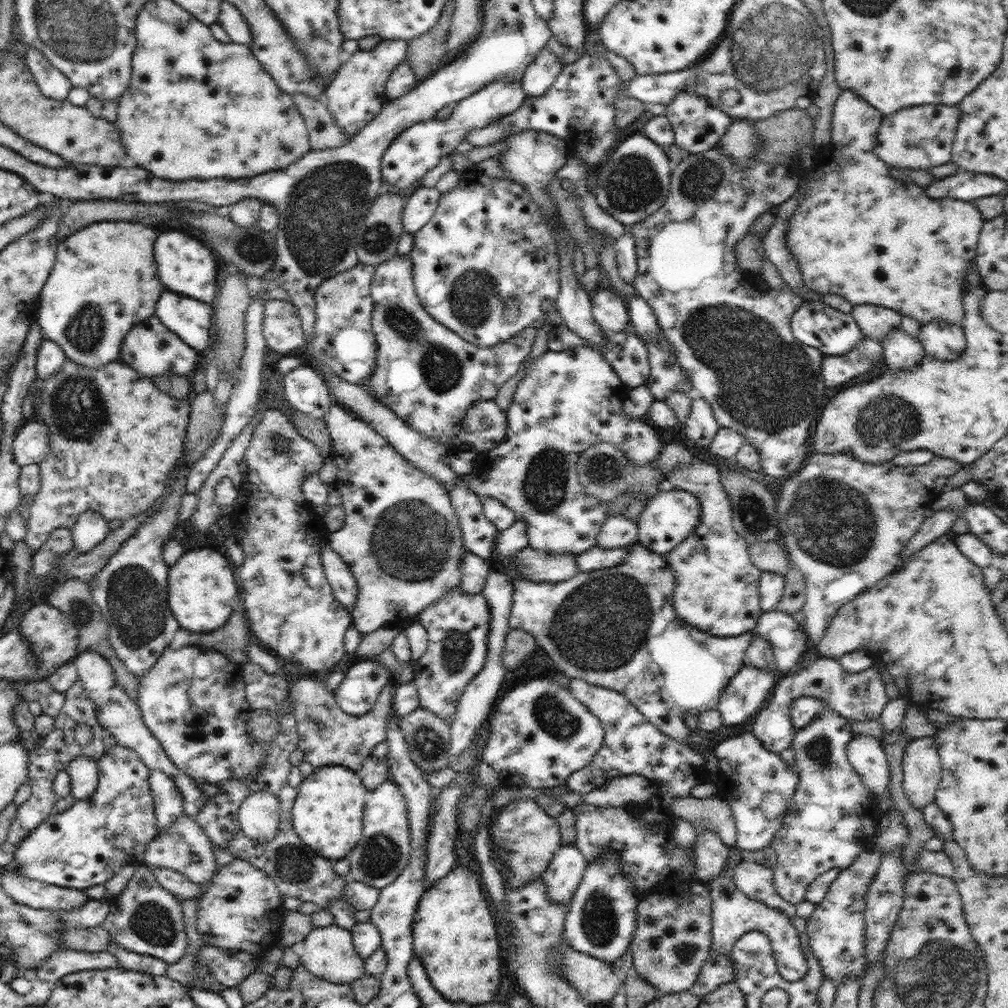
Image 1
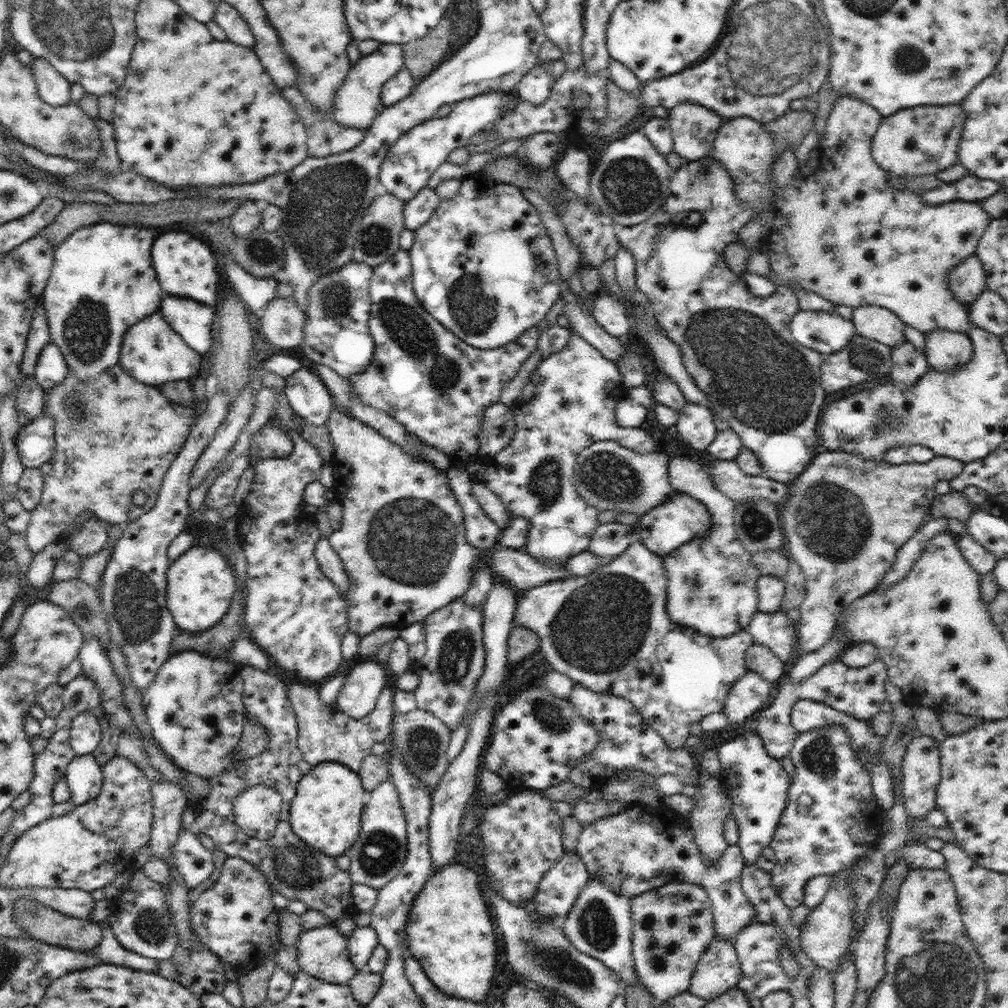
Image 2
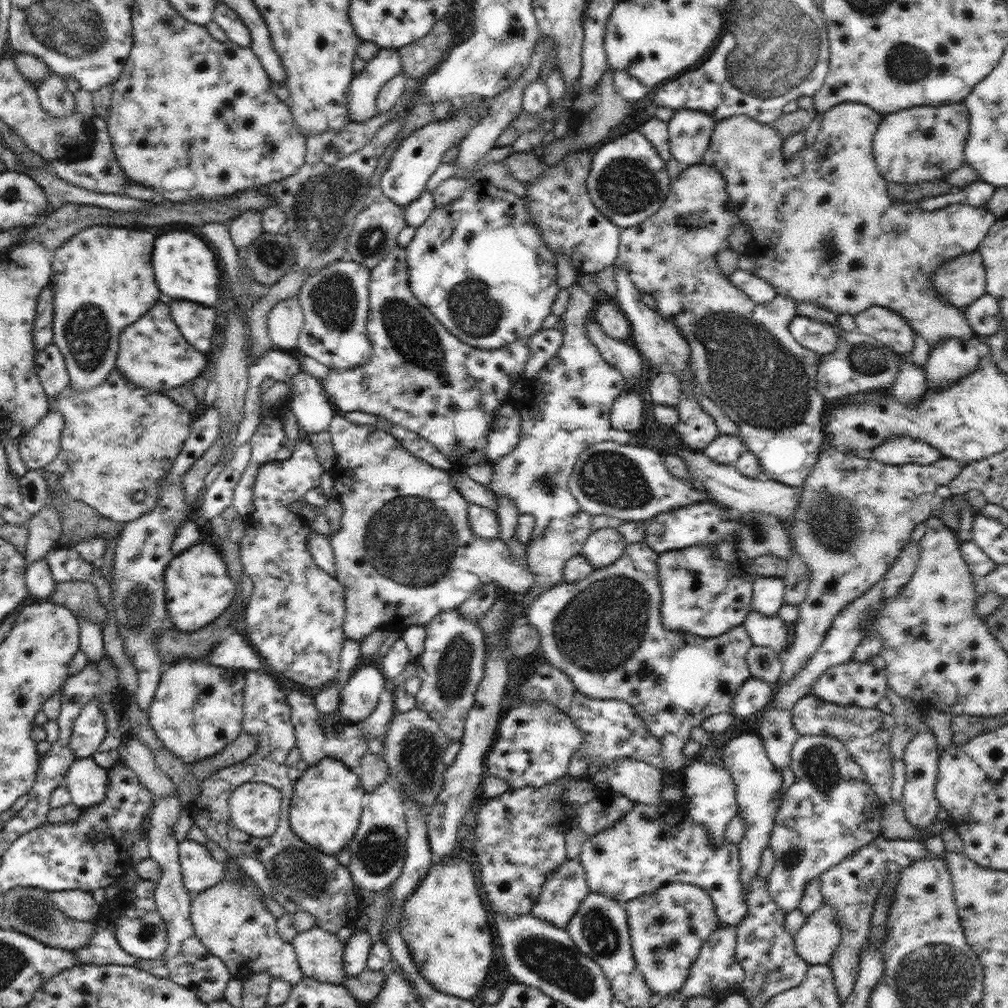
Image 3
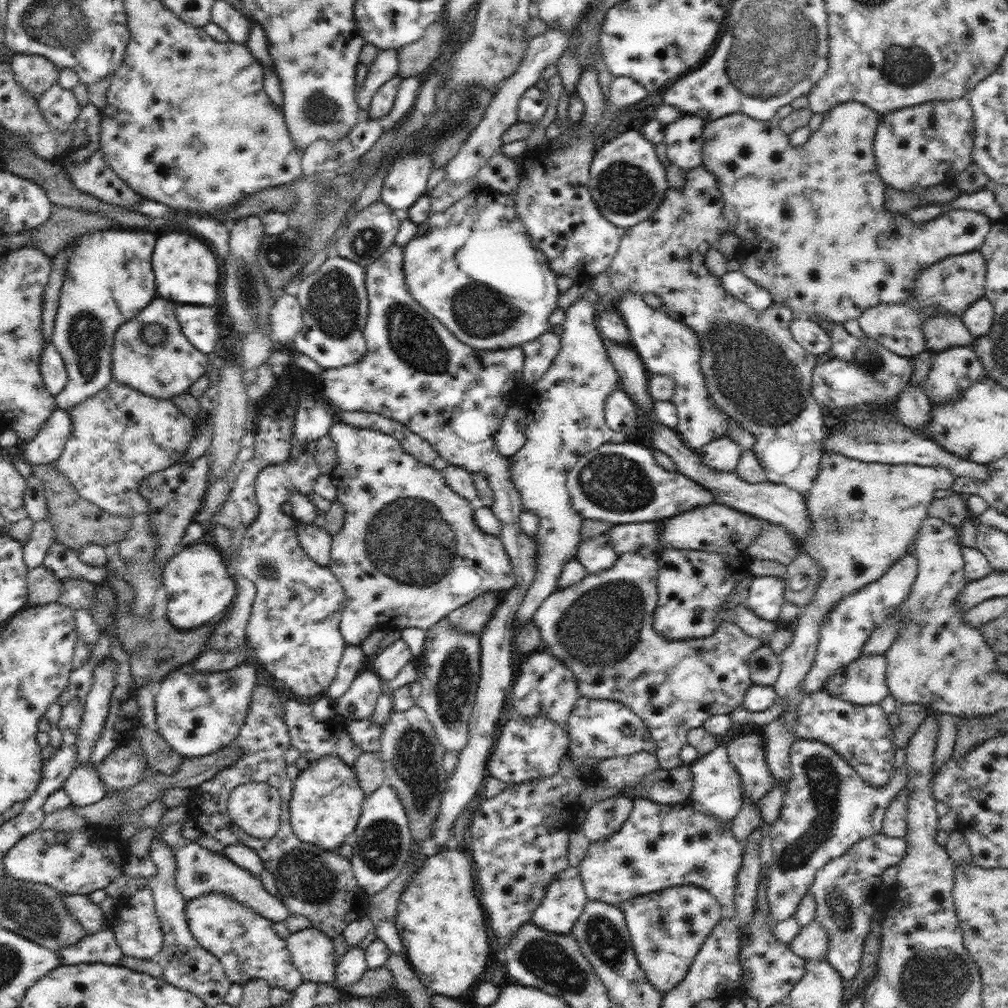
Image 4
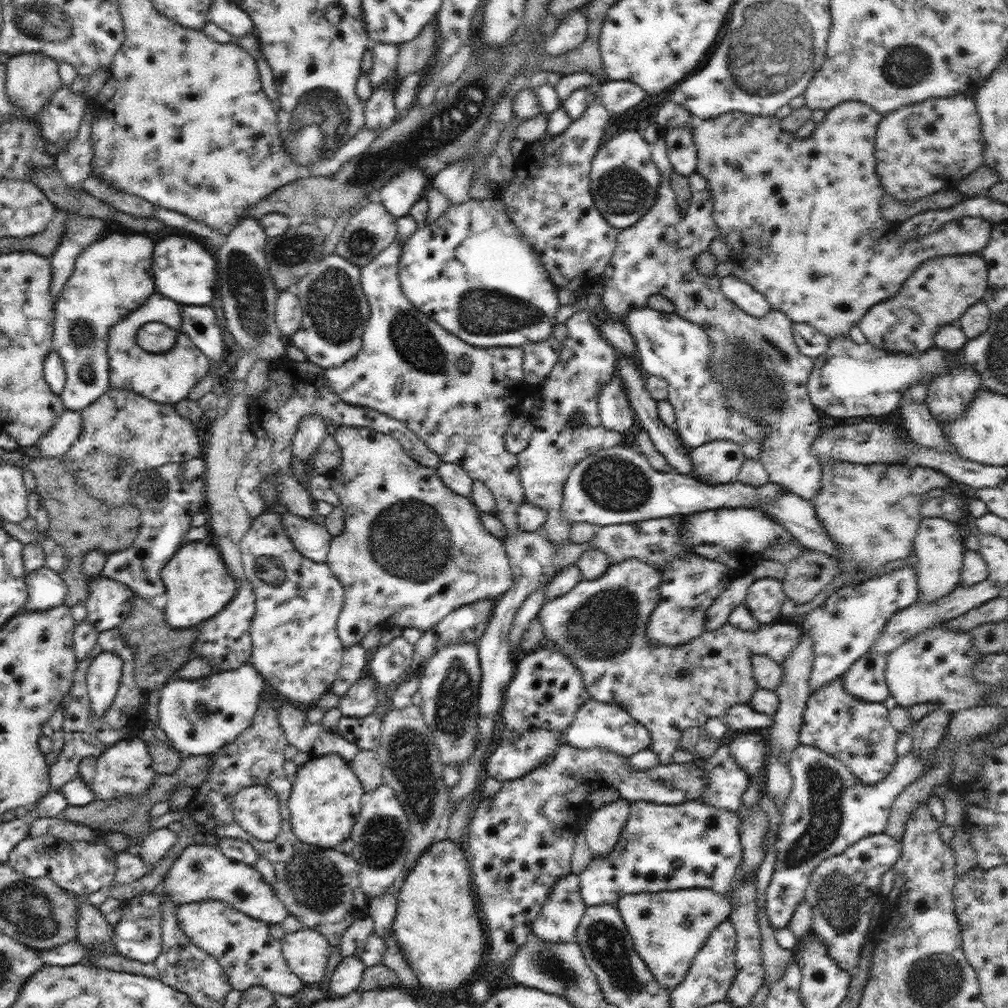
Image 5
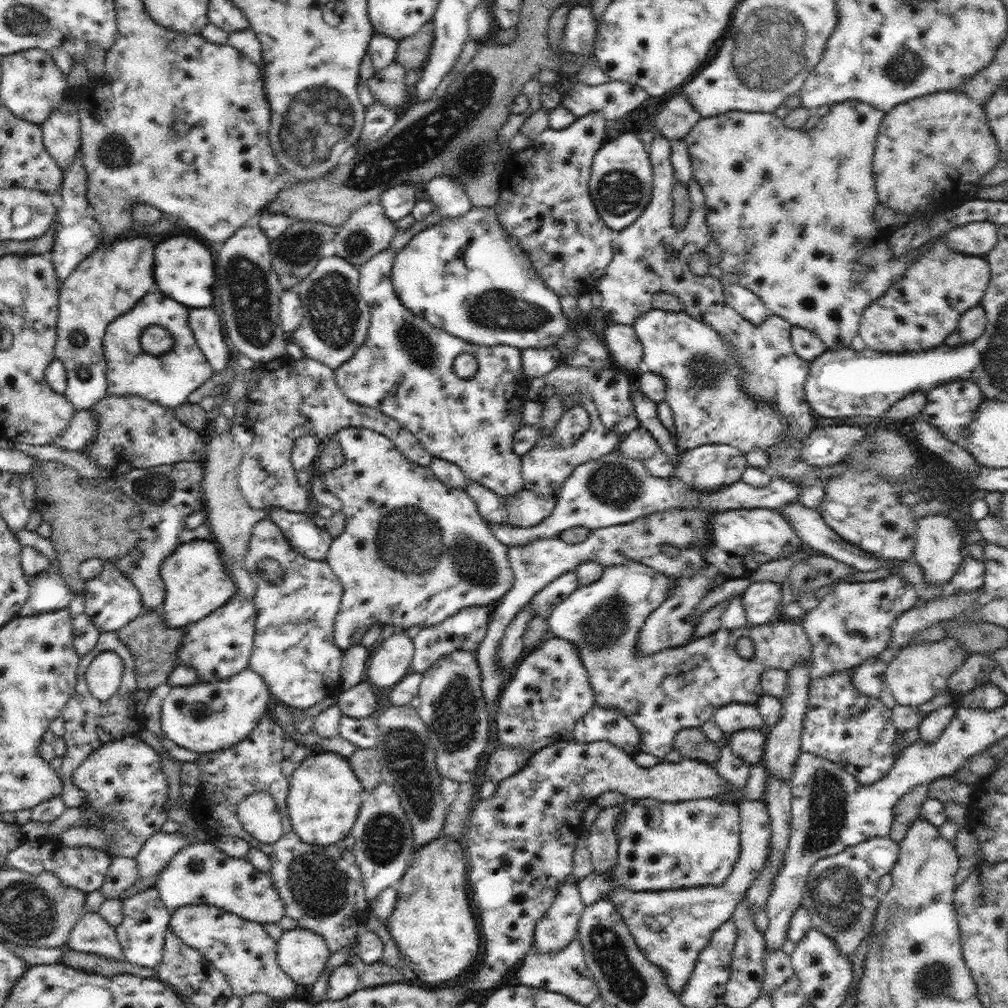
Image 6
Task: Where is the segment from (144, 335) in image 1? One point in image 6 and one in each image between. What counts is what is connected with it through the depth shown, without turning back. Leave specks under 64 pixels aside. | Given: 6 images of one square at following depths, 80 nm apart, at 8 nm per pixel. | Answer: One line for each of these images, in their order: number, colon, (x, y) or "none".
2: (152, 351)
3: (153, 354)
4: (167, 369)
5: (167, 377)
6: (168, 379)

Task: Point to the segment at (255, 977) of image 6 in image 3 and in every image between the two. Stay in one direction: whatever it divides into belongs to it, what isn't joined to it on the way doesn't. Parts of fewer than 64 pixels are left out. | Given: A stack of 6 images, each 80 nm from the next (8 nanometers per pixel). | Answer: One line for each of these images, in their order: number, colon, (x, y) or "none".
3: (232, 921)
4: (245, 943)
5: (248, 954)

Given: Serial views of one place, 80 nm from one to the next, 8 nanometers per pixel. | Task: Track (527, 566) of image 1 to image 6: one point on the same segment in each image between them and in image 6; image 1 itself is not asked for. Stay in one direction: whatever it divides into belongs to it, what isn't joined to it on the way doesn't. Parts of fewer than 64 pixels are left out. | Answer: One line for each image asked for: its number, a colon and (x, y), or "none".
2: (401, 540)
3: (405, 552)
4: (410, 552)
5: (412, 550)
6: (414, 551)

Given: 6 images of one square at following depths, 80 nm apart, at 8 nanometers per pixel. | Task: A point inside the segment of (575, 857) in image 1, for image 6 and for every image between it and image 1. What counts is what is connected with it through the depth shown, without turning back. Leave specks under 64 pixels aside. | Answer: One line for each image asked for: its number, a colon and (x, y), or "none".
2: (557, 892)
3: (561, 896)
4: (565, 898)
5: (561, 915)
6: (556, 930)

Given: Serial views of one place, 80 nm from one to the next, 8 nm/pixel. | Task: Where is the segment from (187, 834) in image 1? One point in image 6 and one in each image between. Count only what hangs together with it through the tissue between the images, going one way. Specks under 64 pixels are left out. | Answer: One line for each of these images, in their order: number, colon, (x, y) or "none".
2: (194, 862)
3: (200, 871)
4: (199, 872)
5: (201, 872)
6: (199, 874)

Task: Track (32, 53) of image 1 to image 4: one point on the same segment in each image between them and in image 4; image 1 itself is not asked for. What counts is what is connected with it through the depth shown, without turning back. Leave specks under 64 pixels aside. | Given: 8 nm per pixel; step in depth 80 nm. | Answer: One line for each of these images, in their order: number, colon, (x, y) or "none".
2: (54, 89)
3: (56, 99)
4: (59, 107)

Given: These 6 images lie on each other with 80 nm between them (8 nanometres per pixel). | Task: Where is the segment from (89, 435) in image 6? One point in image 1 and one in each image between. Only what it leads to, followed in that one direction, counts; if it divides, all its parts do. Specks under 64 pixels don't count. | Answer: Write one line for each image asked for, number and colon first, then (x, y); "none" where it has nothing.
1: (32, 444)
2: (35, 443)
3: (38, 446)
4: (48, 445)
5: (56, 442)

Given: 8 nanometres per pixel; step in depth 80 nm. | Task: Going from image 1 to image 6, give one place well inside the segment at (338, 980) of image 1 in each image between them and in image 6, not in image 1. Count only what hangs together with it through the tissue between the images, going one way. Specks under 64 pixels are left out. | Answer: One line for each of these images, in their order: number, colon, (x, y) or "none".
2: (322, 952)
3: (320, 954)
4: (312, 952)
5: (306, 951)
6: (302, 954)

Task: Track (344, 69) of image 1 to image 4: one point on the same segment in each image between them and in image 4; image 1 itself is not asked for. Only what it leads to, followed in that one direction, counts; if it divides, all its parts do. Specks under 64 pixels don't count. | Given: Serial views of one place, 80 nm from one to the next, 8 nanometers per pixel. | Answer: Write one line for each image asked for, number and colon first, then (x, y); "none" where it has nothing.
2: (358, 102)
3: (363, 90)
4: (386, 65)

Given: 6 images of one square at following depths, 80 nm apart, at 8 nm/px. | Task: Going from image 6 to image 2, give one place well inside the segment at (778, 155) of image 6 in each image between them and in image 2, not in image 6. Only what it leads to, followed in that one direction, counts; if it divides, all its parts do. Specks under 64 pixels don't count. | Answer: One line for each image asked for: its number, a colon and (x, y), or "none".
2: (838, 228)
3: (825, 229)
4: (814, 232)
5: (801, 216)

